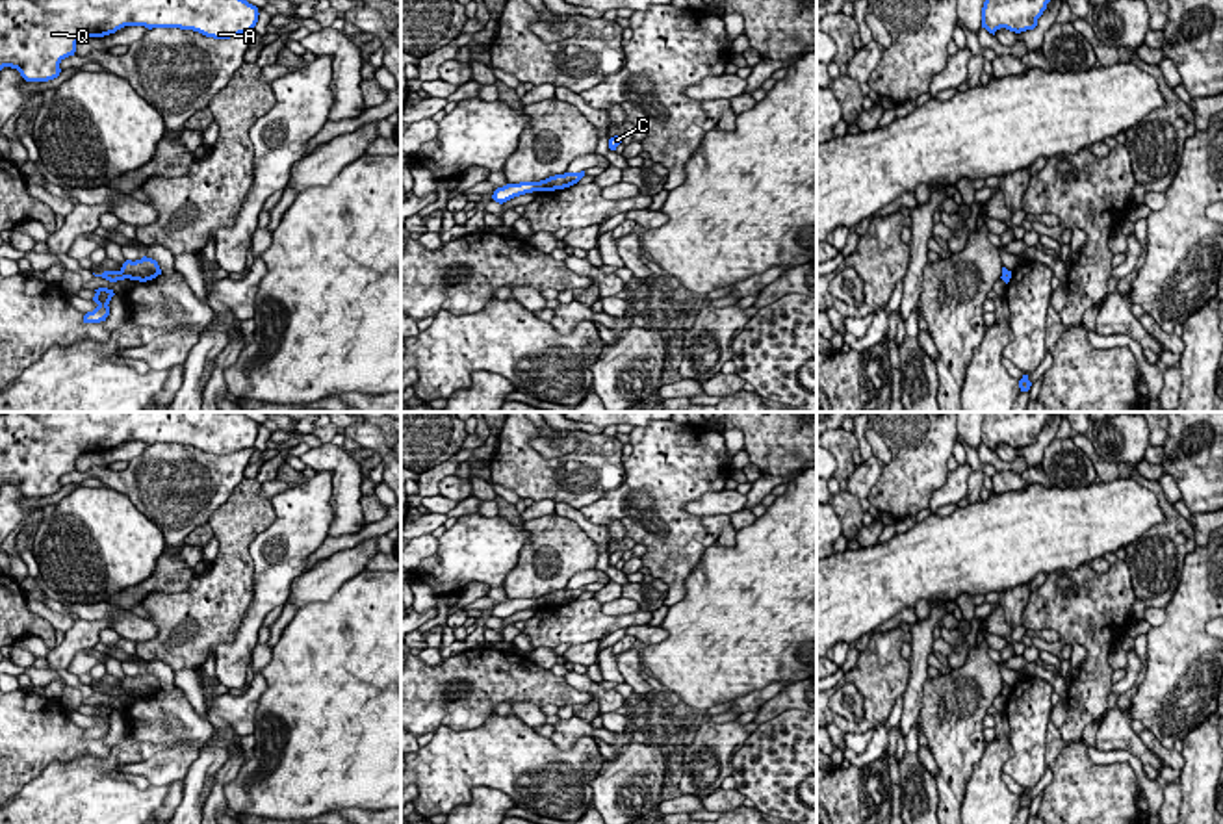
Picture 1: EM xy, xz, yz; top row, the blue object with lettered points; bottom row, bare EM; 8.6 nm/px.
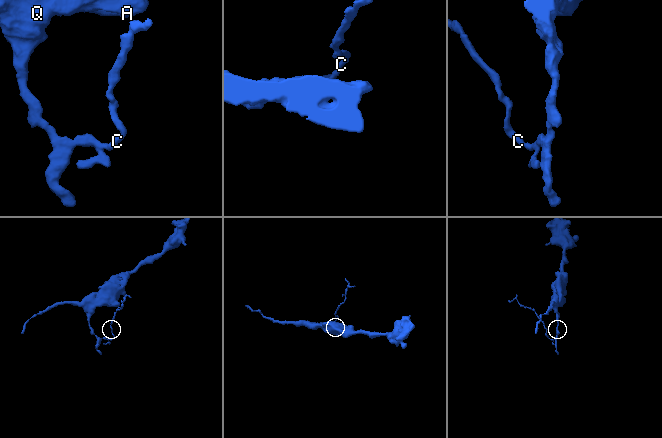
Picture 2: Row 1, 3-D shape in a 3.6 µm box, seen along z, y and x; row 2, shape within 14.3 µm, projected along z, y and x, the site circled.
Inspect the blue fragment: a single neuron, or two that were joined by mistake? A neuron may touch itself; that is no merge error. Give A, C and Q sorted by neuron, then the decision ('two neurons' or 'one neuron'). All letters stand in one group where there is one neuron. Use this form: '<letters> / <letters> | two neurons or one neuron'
A C Q | one neuron

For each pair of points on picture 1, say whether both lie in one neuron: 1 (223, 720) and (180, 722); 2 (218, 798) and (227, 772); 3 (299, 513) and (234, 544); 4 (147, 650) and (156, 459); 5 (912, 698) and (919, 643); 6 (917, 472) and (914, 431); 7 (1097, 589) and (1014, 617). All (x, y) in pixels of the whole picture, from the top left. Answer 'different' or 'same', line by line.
1: different
2: same
3: different
4: different
5: same
6: same
7: different

